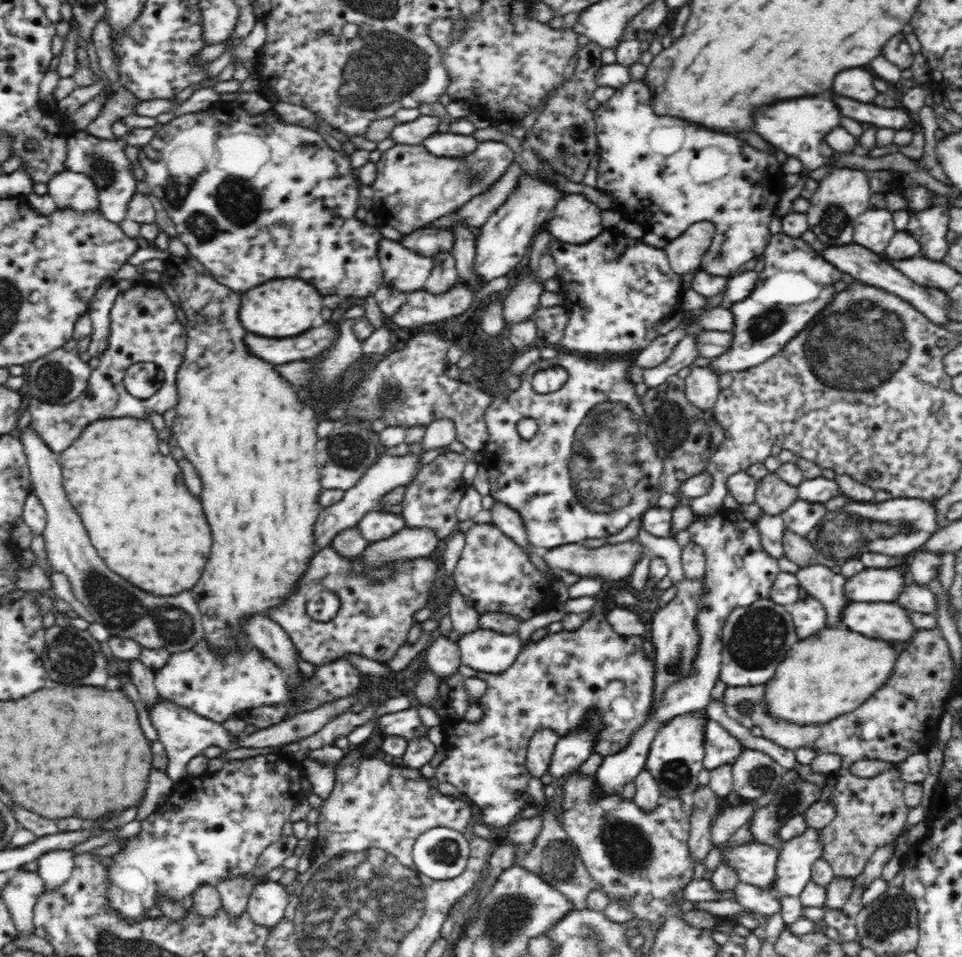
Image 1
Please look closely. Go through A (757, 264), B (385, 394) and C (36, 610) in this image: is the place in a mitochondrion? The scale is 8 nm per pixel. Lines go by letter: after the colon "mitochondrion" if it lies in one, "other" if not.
A: other
B: mitochondrion
C: other

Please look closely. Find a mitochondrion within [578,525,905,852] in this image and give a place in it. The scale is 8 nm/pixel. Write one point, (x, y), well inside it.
(756, 641)

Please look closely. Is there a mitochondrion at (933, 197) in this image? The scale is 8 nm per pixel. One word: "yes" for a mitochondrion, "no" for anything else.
no

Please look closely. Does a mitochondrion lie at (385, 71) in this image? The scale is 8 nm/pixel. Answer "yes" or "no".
yes

